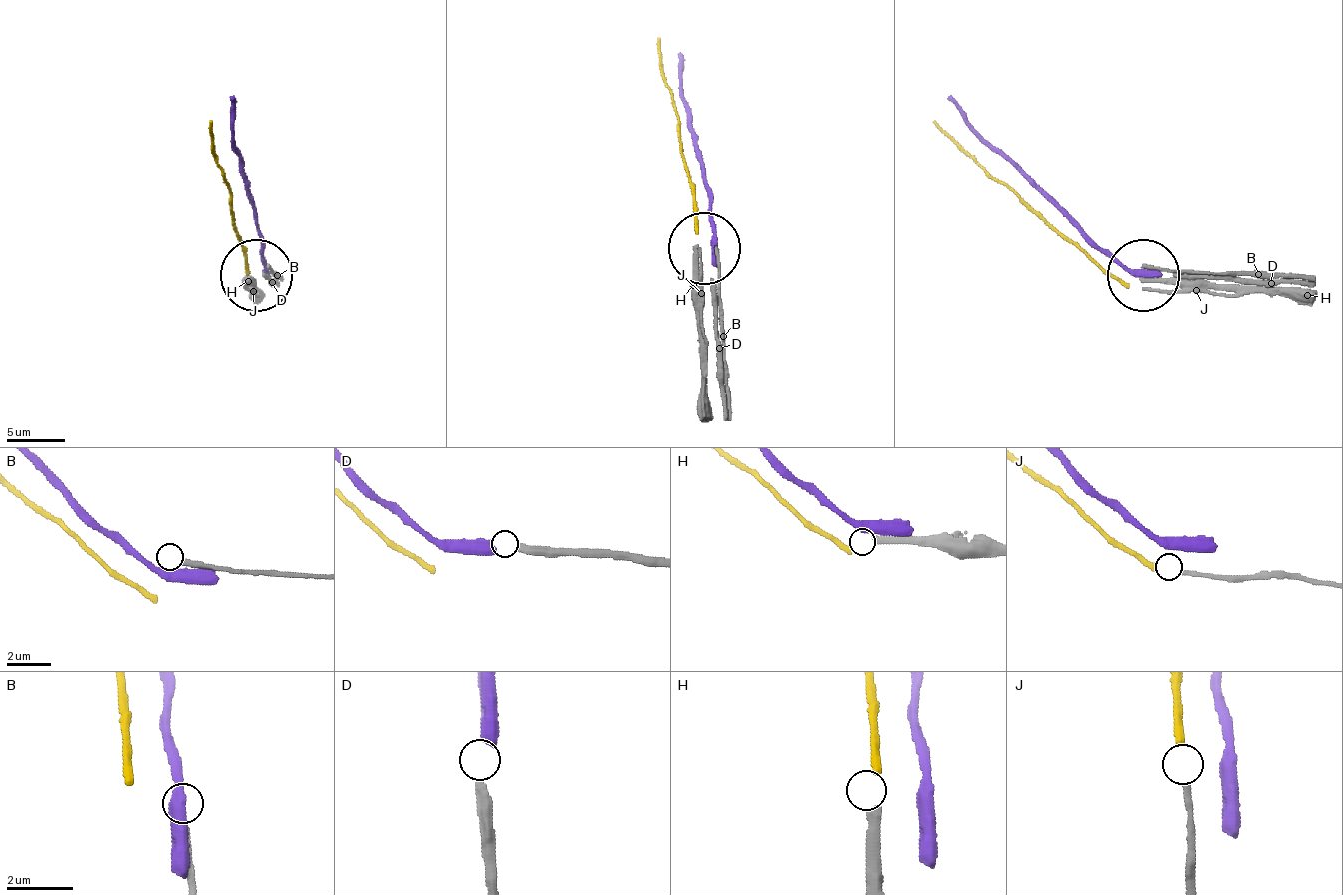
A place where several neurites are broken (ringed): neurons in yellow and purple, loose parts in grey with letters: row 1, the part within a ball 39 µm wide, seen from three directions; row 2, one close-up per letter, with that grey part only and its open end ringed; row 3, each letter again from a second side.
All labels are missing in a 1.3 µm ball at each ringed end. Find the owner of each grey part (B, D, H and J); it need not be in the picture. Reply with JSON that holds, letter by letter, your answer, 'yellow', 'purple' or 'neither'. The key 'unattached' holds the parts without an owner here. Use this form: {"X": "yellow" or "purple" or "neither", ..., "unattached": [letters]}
{"B": "neither", "D": "purple", "H": "neither", "J": "yellow", "unattached": ["B", "H"]}

